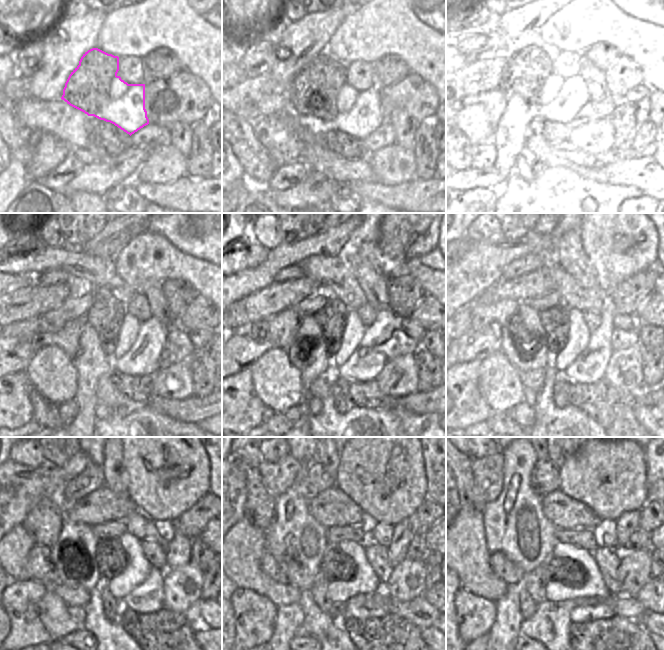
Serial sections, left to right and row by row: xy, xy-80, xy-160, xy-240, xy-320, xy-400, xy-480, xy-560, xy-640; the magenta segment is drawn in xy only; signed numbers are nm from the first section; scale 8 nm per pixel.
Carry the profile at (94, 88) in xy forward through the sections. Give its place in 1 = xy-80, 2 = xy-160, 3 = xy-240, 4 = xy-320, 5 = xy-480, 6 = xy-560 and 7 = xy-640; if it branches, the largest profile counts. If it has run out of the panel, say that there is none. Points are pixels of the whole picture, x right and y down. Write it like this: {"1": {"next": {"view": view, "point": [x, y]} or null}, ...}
{"1": {"next": {"view": "xy-80", "point": [319, 92]}}, "2": {"next": {"view": "xy-160", "point": [549, 92]}}, "3": {"next": {"view": "xy-240", "point": [136, 346]}}, "4": {"next": {"view": "xy-320", "point": [358, 351]}}, "5": {"next": {"view": "xy-480", "point": [138, 587]}}, "6": {"next": {"view": "xy-560", "point": [351, 579]}}, "7": {"next": {"view": "xy-640", "point": [574, 574]}}}

